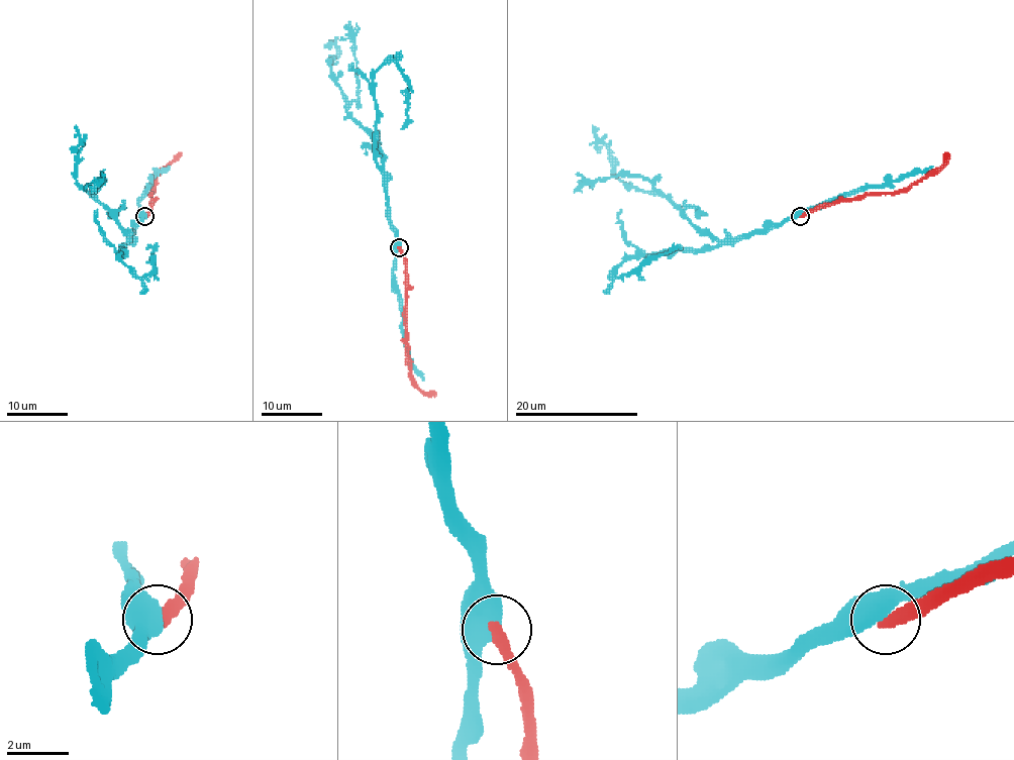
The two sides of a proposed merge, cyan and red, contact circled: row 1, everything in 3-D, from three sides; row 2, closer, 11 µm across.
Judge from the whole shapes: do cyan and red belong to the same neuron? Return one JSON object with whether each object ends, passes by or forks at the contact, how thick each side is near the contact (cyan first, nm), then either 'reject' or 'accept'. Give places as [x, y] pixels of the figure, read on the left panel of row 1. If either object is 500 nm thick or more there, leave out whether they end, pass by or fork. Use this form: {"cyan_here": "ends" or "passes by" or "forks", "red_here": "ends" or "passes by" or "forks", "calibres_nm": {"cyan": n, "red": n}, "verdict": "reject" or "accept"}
{"calibres_nm": {"cyan": 700, "red": 400}, "verdict": "reject"}

